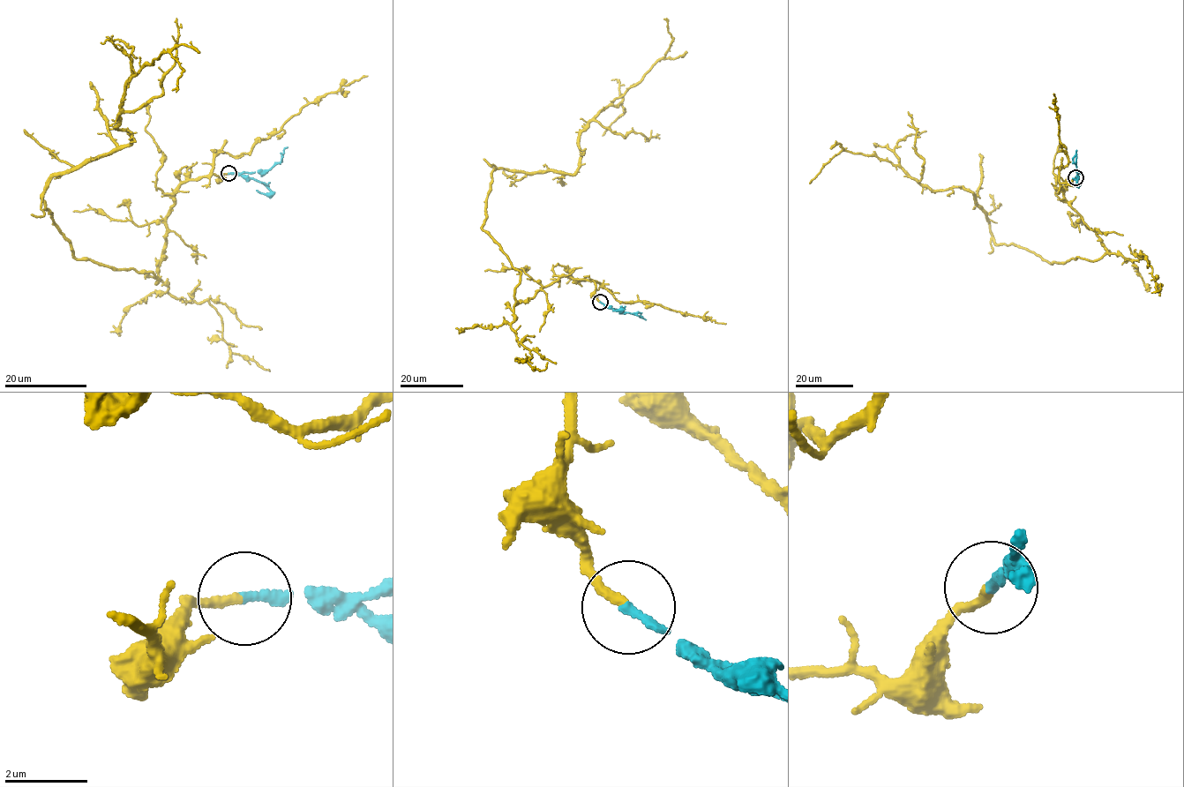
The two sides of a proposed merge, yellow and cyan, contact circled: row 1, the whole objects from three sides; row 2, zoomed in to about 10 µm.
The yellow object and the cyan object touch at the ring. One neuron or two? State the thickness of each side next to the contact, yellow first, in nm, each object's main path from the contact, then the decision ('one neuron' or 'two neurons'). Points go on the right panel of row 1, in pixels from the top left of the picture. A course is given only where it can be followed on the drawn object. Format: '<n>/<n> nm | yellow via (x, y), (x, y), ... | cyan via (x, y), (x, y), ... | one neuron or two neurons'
220/240 nm | yellow via (1075, 177), (1065, 200), (1105, 253), (1060, 263), (996, 244), (970, 190), (873, 155), (841, 151), (809, 183) | cyan via (1075, 177), (1078, 173), (1076, 150) | one neuron

